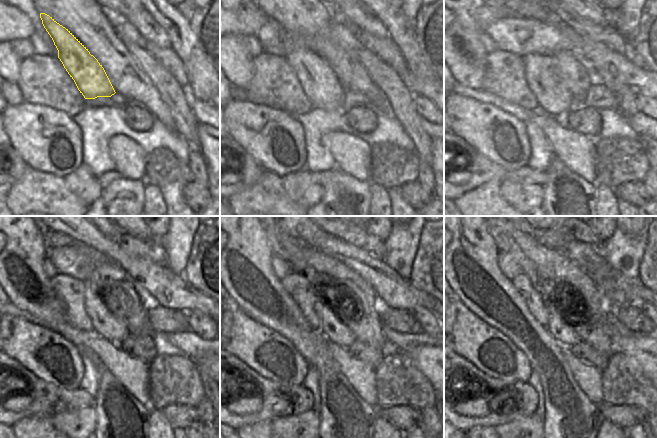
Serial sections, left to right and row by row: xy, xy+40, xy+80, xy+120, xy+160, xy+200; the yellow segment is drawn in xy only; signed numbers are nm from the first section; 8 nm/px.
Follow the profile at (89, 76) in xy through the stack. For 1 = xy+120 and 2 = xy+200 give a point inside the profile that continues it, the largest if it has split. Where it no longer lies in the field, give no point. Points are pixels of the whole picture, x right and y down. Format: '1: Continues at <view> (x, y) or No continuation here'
1: Continues at xy+120 (104, 322)
2: Continues at xy+200 (548, 287)

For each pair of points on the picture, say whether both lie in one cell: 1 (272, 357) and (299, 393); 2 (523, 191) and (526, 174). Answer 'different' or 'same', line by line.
1: different
2: different

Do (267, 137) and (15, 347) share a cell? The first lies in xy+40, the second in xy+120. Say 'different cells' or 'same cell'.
same cell

